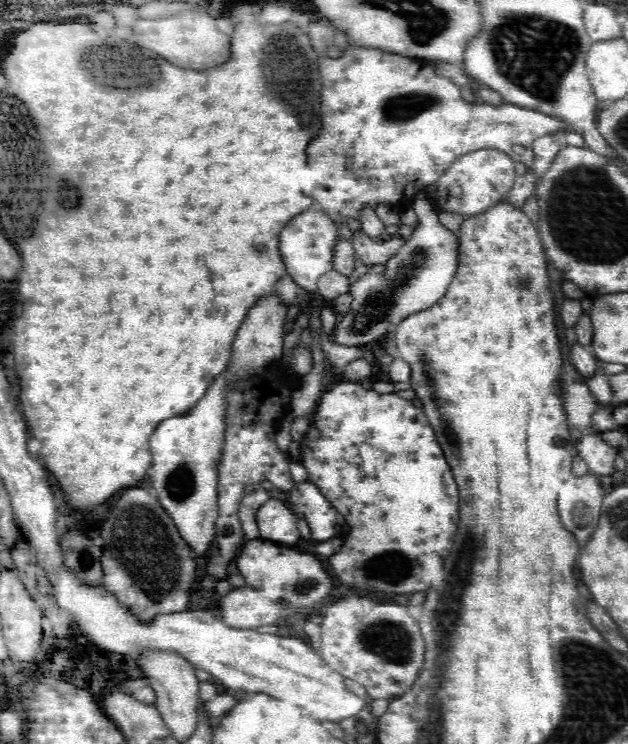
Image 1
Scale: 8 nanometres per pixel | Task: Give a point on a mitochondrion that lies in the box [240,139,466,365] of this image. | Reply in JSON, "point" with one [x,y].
{"point":[381,301]}

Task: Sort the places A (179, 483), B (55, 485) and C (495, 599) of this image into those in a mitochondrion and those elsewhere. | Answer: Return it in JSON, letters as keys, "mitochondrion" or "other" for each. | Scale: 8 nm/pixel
{"A":"mitochondrion","B":"other","C":"other"}

